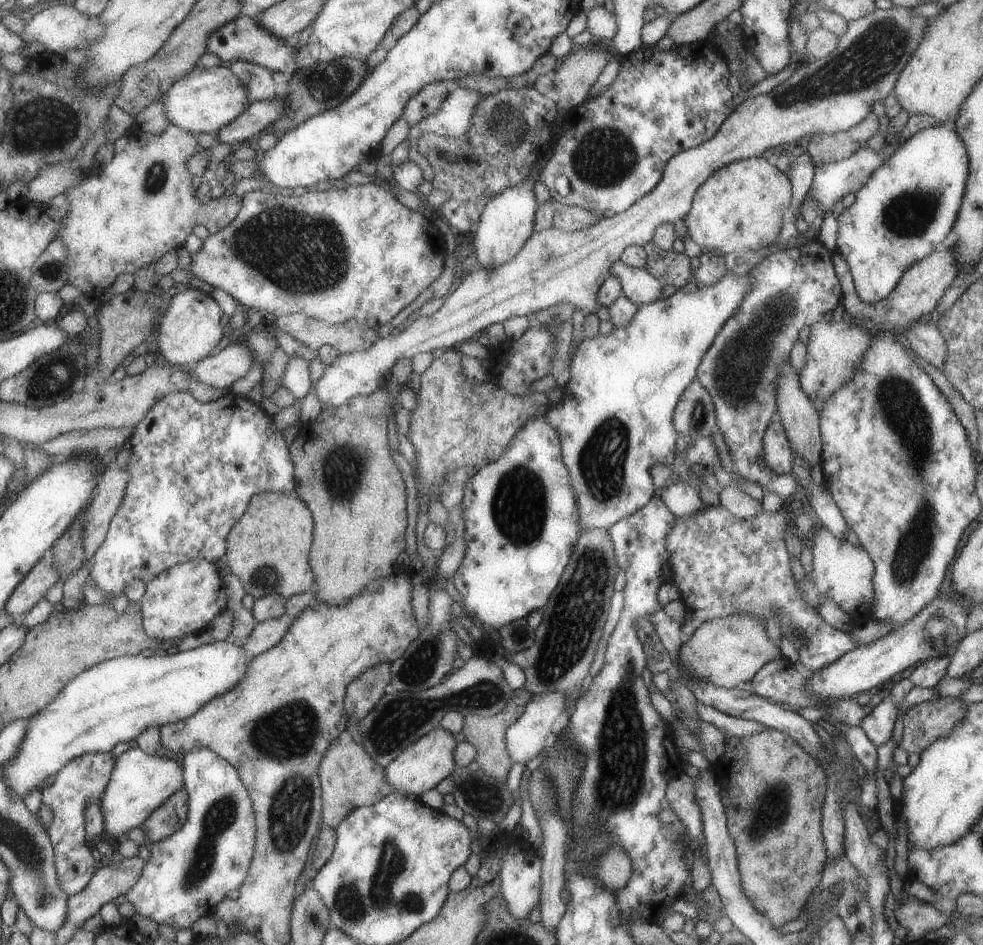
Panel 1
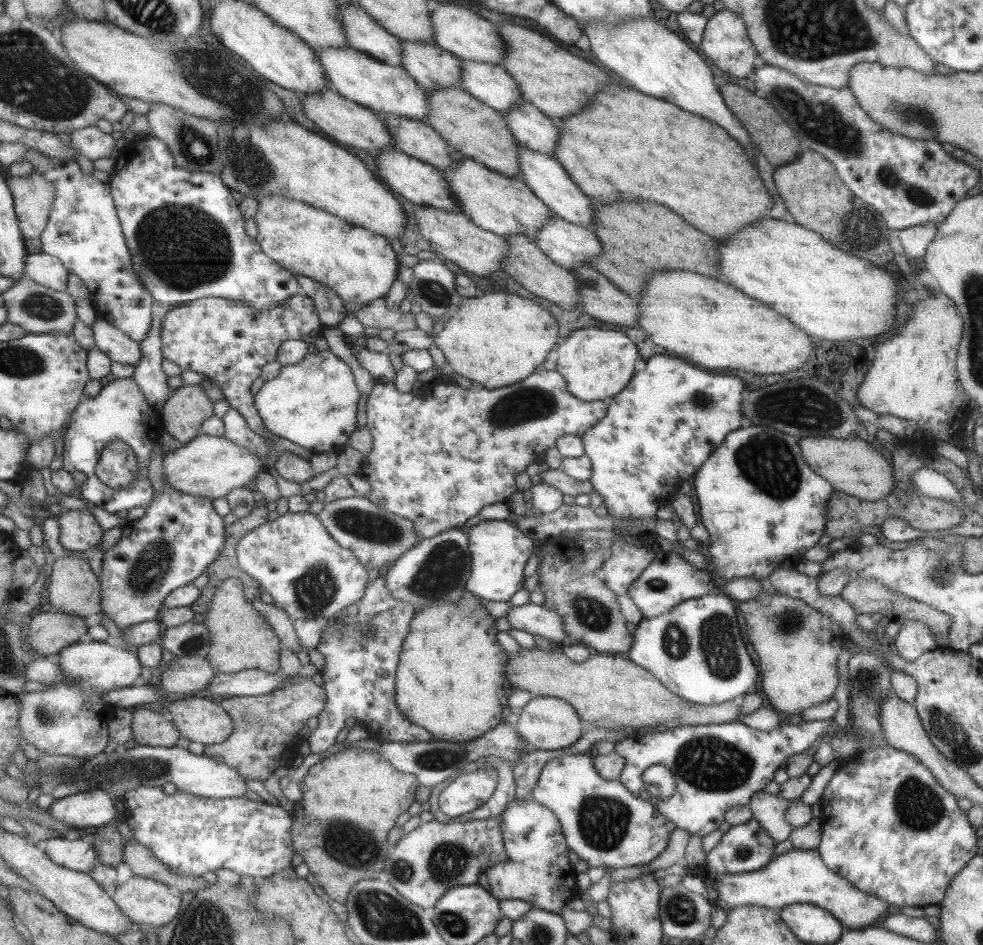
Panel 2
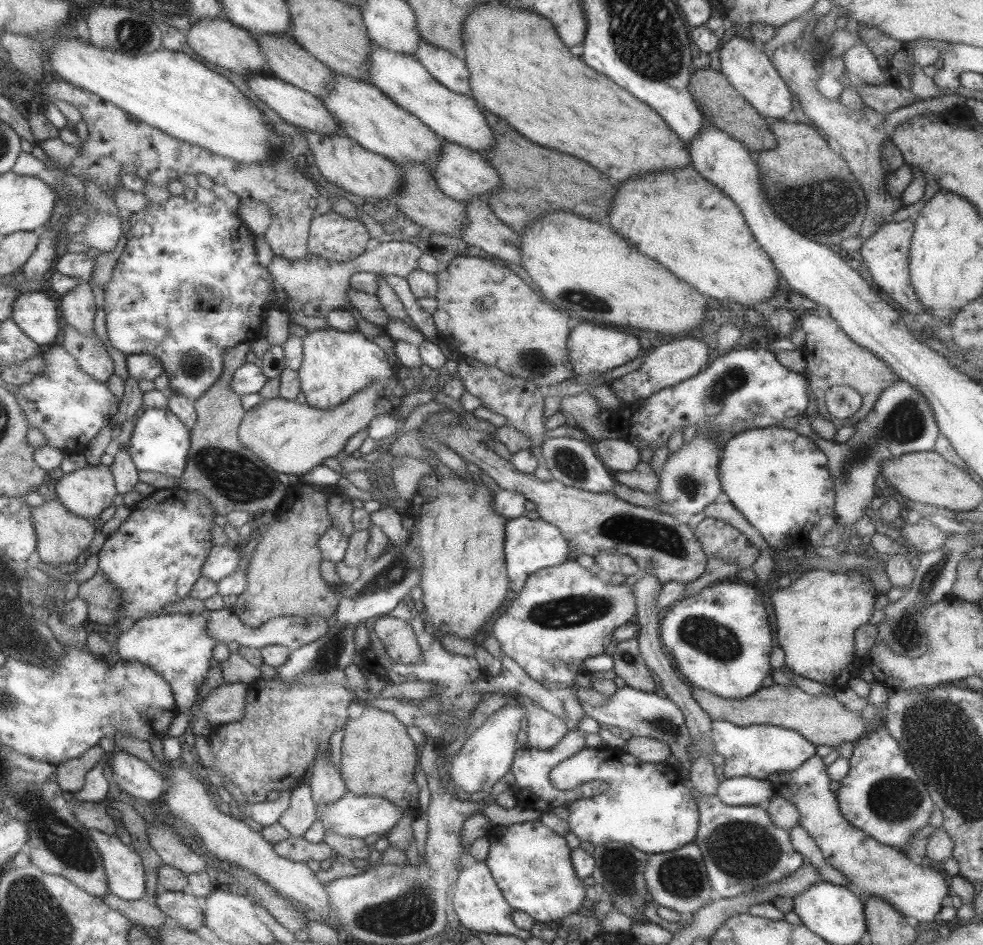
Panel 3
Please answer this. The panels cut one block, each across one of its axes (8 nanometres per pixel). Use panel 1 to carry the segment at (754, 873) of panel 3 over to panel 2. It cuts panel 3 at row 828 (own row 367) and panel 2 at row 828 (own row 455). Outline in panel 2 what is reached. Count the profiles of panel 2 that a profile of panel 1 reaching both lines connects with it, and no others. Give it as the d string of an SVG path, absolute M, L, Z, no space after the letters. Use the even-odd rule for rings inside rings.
M753 818L738 825L730 825L715 846L705 855L705 867L717 874L739 874L759 870L773 858L775 842L764 832L763 827Z

